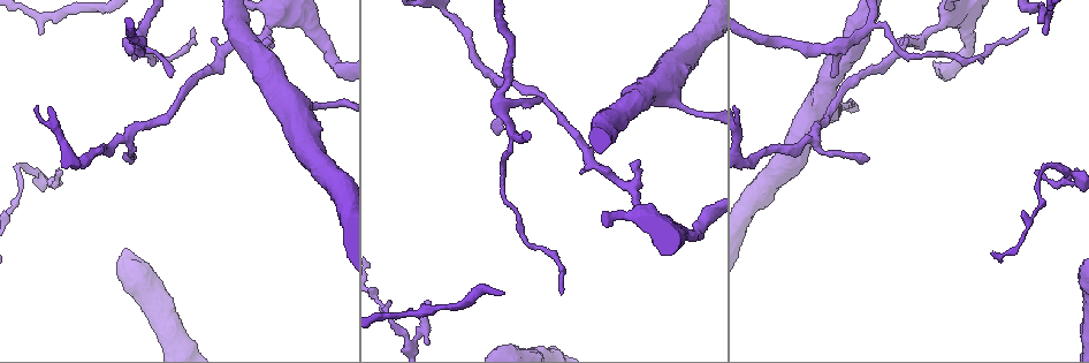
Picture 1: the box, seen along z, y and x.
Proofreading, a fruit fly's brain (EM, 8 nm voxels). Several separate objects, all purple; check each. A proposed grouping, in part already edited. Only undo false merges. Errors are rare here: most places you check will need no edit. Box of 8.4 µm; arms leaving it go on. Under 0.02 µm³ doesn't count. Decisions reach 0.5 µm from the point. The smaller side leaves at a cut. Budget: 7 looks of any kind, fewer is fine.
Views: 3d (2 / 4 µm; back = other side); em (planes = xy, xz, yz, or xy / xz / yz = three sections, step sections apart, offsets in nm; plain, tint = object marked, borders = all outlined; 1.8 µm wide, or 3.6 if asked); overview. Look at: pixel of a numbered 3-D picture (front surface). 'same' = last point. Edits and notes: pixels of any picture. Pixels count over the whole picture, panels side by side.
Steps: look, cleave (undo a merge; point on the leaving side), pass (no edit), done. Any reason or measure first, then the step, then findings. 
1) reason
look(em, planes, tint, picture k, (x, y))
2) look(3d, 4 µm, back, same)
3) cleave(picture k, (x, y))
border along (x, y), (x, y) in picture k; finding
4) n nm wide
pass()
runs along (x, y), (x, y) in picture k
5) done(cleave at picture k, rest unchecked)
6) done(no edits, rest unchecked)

abrupt turn
look(em, planes, tint, picture 1, (128, 134))

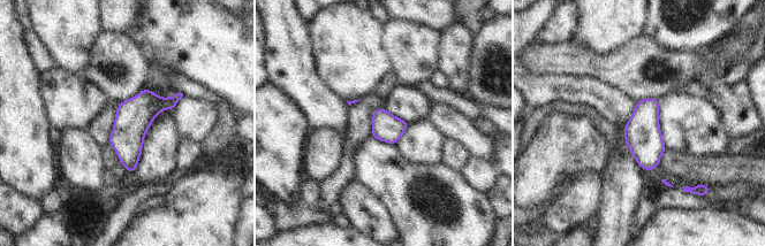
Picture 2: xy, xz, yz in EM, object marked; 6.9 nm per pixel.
200 nm wide
pass()
one neuron here

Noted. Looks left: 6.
sharp bend
look(em, yz, step 8, tint, picture 1, (512, 135))

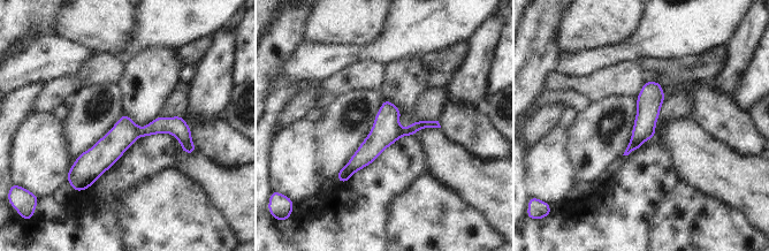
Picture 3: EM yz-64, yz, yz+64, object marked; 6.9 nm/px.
170 nm wide
pass()
all the same neuron

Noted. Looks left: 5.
side arm on a straight run
look(3d, 4 µm, picture 1, (640, 212))

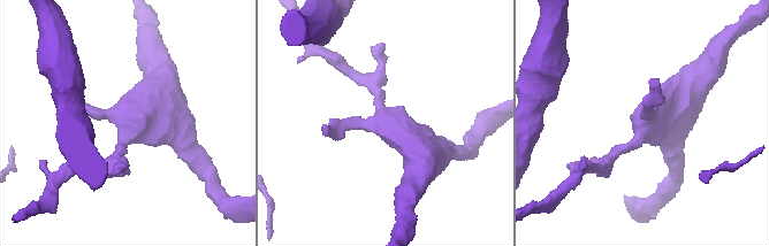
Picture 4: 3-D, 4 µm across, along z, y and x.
3 arms; arms of 160, 190, 550 nm
look(em, 3.6 µm, yz, step 8, tint, picture 4, (128, 131))

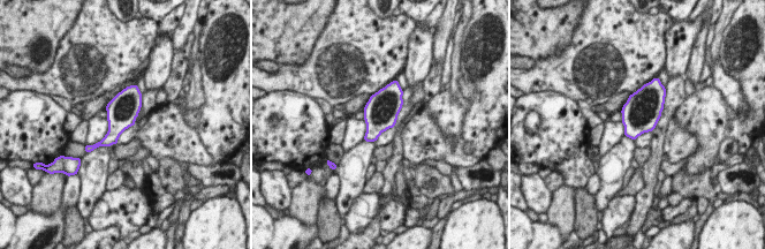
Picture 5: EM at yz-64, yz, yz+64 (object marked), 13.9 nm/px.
look(em, 3.6 µm, planes, tint, same)

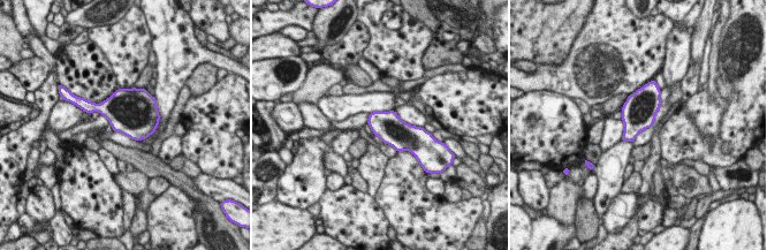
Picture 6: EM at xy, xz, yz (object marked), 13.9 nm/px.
pass()
all the same neuron

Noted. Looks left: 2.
done(no edits, rest unchecked)

